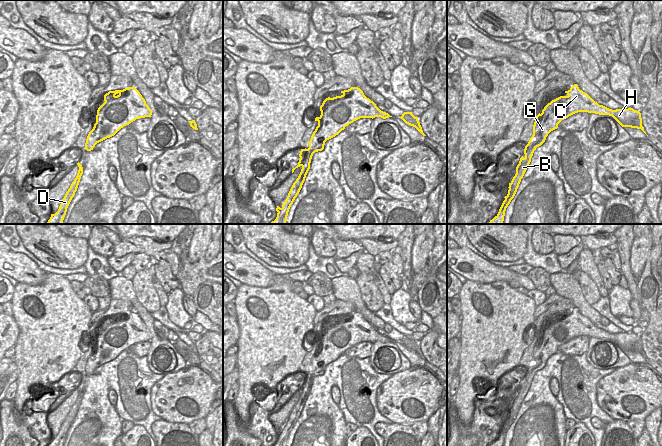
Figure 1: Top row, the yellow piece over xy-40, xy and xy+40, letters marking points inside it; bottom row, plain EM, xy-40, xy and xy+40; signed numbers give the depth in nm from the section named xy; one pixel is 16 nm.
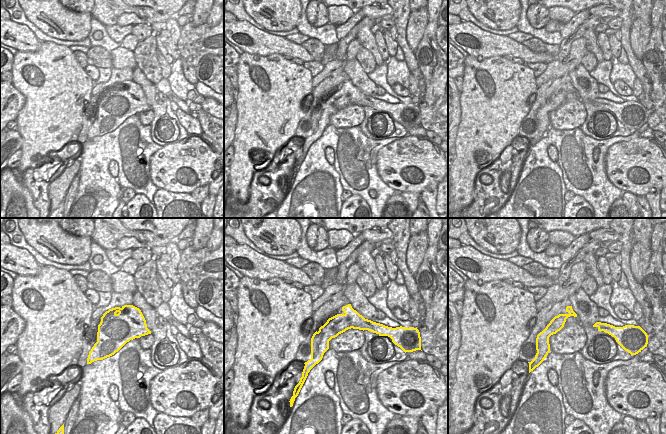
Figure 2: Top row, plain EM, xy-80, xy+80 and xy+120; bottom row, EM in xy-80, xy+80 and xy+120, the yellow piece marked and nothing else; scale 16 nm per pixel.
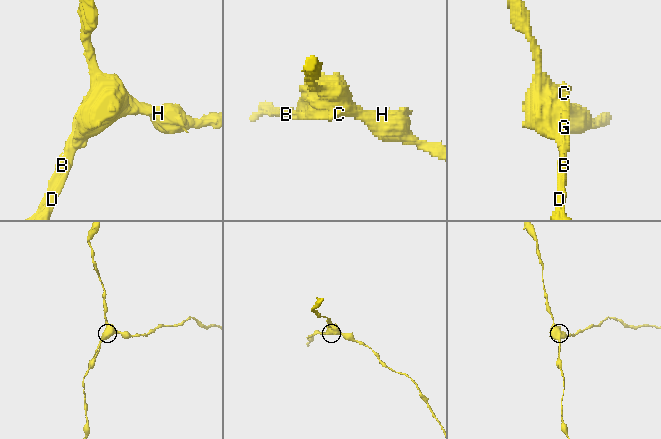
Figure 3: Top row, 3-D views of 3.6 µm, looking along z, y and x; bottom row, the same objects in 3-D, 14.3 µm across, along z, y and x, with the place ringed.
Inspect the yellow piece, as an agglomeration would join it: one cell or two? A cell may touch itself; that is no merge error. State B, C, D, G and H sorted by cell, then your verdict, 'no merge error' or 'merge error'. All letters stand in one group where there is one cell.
B C D G H | no merge error

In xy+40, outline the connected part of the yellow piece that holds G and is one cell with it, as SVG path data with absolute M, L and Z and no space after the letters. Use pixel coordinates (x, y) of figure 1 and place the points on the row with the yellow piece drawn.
M574 84L566 96L560 96L548 103L542 113L535 118L533 125L533 135L528 144L525 146L525 156L520 158L516 167L516 174L509 183L508 194L504 197L498 214L490 220L488 224L503 224L505 211L511 200L514 198L521 179L523 178L537 147L541 146L548 134L558 128L558 124L569 116L578 112L595 113L599 115L612 116L622 127L631 127L641 129L645 134L642 126L641 113L633 108L623 108L612 110L595 102L587 93L579 89Z

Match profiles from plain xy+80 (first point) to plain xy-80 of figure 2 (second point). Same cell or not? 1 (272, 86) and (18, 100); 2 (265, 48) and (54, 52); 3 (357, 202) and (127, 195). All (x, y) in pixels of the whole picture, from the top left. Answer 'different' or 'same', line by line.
1: different
2: different
3: different

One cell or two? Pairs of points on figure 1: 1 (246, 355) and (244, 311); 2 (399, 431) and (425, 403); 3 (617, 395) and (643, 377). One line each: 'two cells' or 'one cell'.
1: one cell
2: two cells
3: one cell

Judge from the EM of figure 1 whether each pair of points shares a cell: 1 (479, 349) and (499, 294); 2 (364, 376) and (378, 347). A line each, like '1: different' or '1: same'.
1: same
2: different

